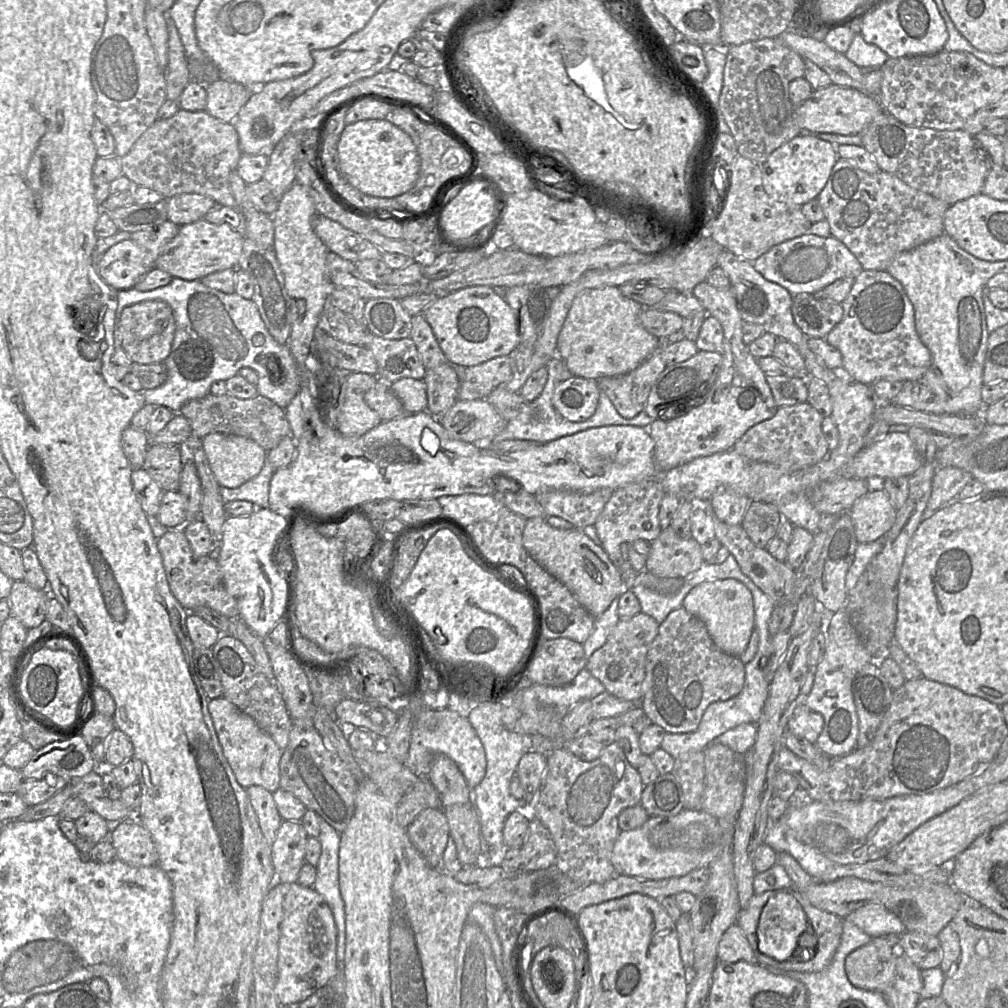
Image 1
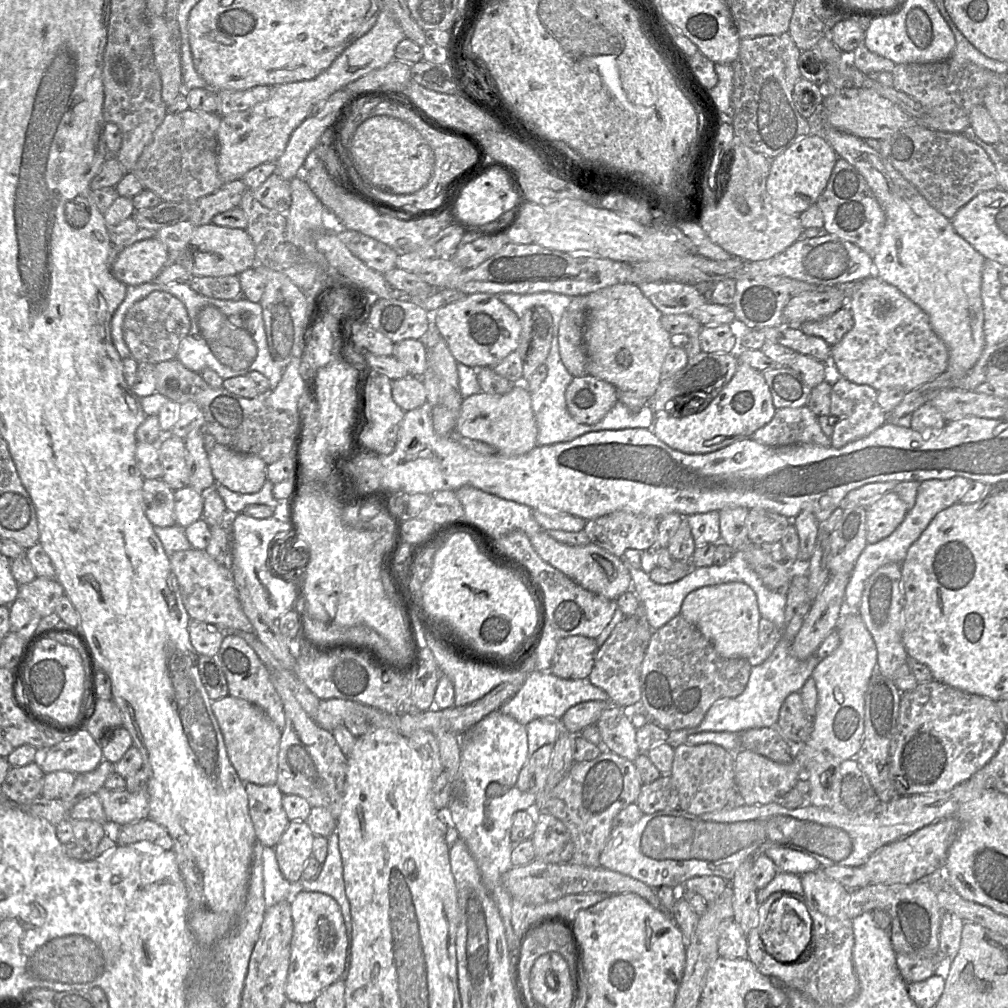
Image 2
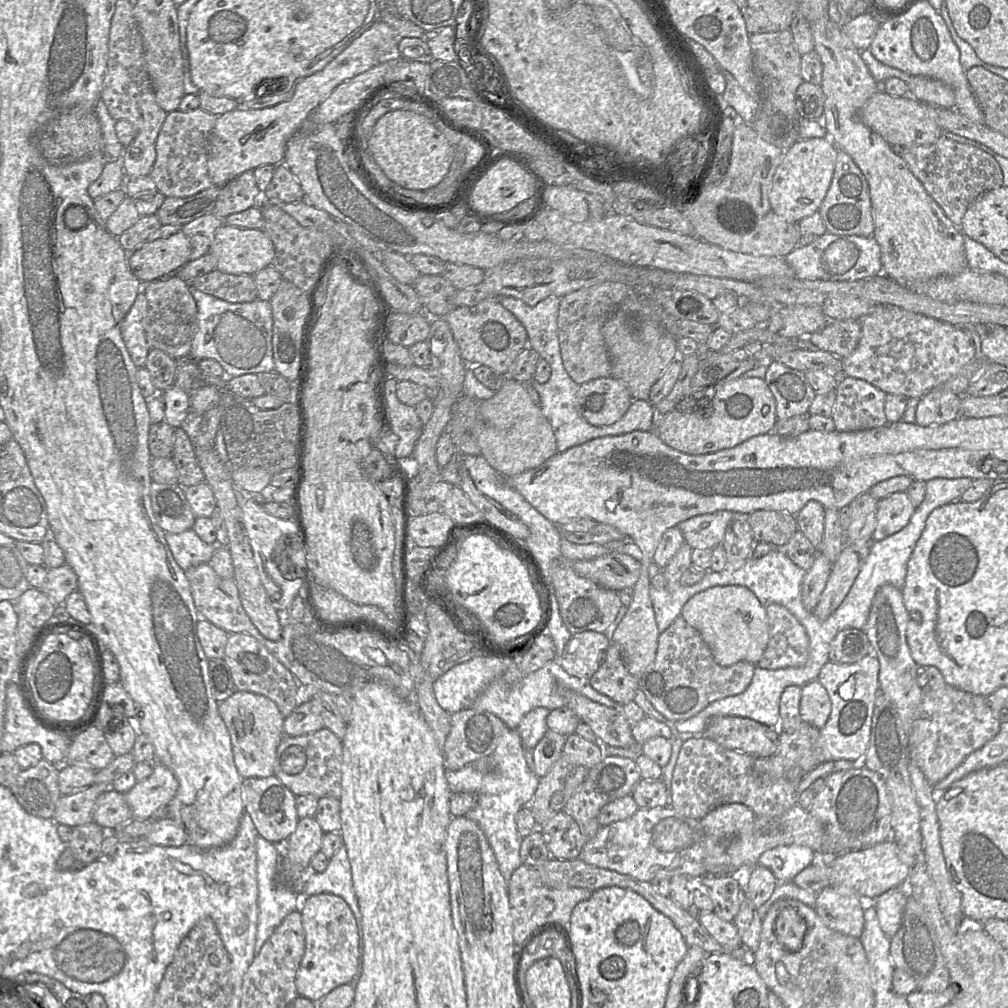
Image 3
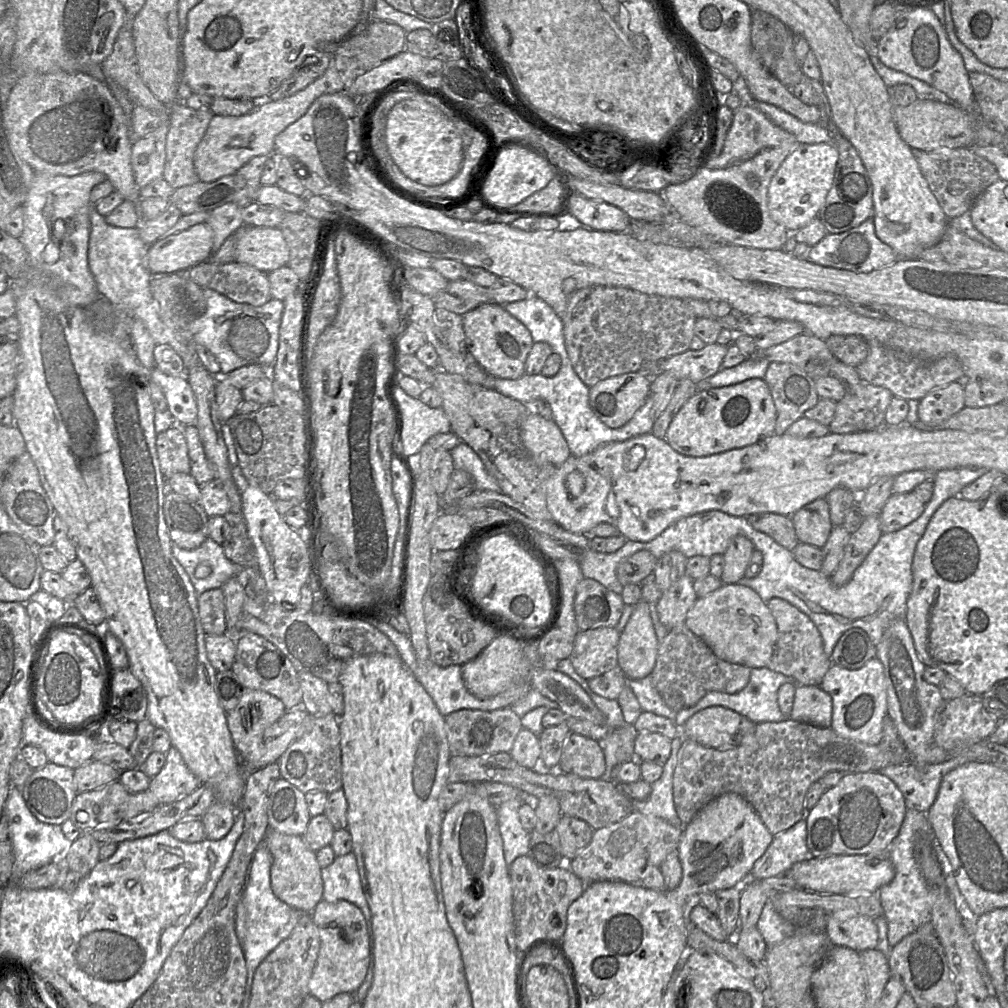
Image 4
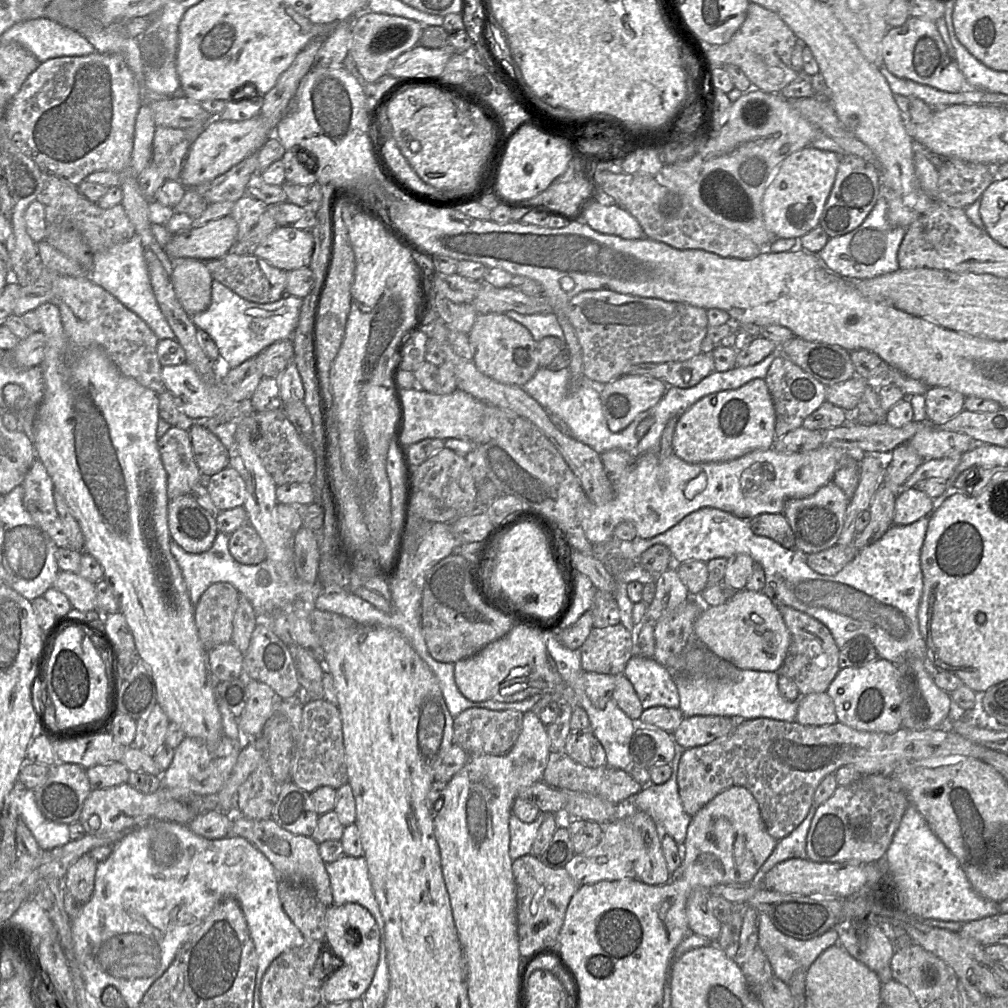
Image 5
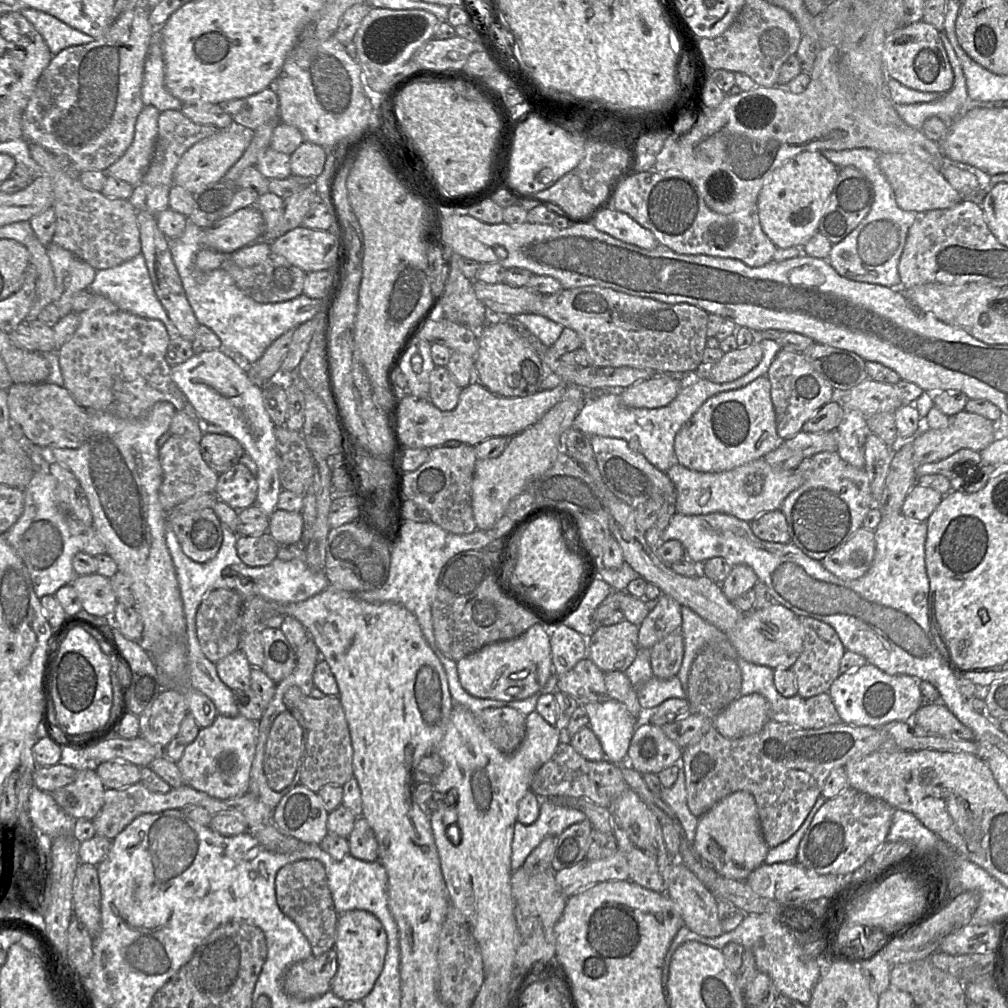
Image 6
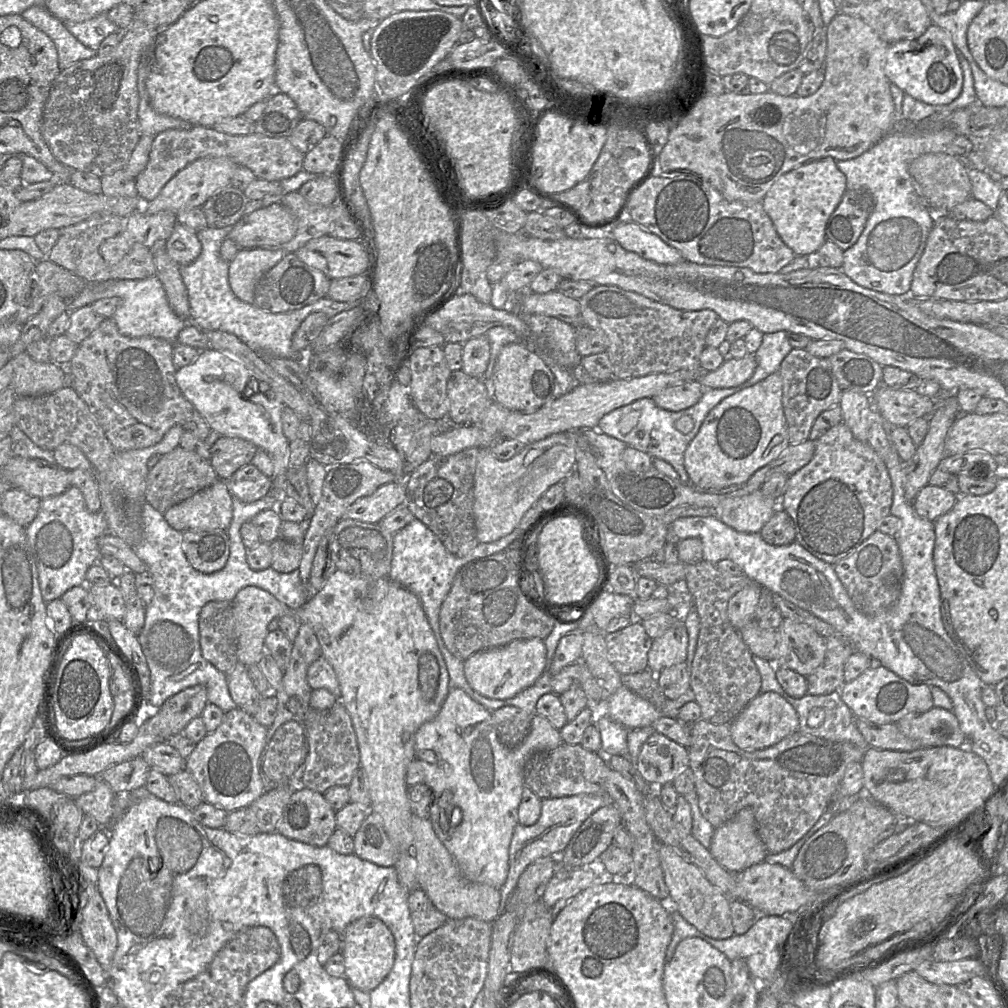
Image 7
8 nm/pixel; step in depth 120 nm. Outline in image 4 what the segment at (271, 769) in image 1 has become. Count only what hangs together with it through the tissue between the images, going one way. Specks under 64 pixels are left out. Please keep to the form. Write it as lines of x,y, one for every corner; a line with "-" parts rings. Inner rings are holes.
244,688
238,705
226,713
227,725
241,762
247,763
247,754
253,752
261,742
264,731
278,720
286,708
277,697
251,688

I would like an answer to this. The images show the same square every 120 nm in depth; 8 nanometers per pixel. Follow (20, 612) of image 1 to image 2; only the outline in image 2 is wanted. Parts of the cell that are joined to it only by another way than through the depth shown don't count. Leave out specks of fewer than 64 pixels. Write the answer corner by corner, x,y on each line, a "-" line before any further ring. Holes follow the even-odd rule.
36,577
30,583
20,585
18,597
27,601
41,617
46,617
55,612
58,601
64,595
64,588
56,578

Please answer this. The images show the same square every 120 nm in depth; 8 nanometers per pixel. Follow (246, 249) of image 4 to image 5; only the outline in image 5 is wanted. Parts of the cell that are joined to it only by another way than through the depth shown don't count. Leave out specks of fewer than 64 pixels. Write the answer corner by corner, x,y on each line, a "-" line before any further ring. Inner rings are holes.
278,226
255,249
253,255
283,270
308,267
314,248
310,230

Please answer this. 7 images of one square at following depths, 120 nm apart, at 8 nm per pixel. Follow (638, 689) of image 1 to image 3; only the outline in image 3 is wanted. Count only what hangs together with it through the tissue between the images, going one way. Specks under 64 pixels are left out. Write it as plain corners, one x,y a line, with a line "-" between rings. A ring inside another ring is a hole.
614,643
610,644
604,662
589,681
593,689
618,705
632,701
639,689
639,679
627,670
620,648

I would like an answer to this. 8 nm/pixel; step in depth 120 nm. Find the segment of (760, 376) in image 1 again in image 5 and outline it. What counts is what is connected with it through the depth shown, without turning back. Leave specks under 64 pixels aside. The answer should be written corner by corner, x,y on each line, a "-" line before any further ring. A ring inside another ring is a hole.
755,378
741,387
709,394
687,409
677,420
673,453
687,463
717,463
747,453
771,449
776,440
776,412
764,379

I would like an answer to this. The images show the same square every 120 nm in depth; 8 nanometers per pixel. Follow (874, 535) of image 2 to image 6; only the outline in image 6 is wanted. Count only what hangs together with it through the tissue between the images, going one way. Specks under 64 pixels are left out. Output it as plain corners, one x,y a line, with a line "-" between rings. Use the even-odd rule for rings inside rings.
916,483
909,491
901,513
909,519
926,522
939,506
943,497
936,490

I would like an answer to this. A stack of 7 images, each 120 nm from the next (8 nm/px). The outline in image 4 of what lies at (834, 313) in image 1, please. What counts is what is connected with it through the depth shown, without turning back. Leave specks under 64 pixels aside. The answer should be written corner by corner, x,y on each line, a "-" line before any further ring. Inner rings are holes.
832,335
825,343
836,359
854,368
866,359
869,352
868,342
856,335

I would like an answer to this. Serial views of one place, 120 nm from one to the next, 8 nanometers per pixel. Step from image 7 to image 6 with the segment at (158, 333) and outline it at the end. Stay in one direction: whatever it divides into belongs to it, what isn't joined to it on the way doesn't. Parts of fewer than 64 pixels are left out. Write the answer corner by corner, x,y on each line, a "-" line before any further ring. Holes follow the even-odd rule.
141,253
118,266
96,271
94,280
90,285
90,292
108,298
120,309
131,314
161,321
170,339
180,336
176,326
171,322
157,298
145,259

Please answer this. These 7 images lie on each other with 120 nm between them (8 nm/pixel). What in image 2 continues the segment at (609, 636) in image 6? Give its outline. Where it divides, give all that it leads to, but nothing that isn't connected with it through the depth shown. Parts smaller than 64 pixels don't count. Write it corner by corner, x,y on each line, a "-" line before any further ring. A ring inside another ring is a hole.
574,635
559,639
549,672
562,679
588,678
598,649
593,638

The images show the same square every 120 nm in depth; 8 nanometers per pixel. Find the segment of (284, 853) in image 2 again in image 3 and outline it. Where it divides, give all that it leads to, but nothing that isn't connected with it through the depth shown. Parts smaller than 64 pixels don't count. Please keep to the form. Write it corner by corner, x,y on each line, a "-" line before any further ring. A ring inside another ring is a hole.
305,817
298,821
296,830
284,844
278,846
293,864
310,870
311,859
320,851
324,834
314,817

